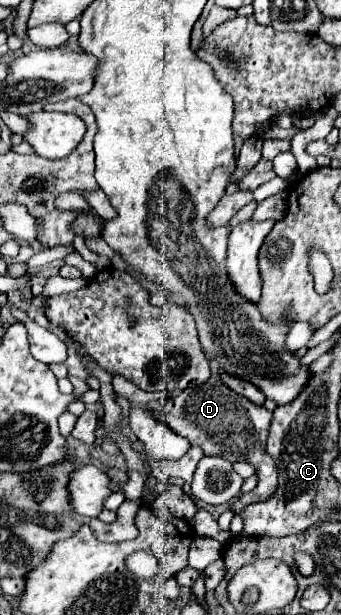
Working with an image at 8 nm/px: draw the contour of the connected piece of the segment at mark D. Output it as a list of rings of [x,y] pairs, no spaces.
[[[213,374],[203,386],[185,388],[179,392],[173,392],[171,398],[157,402],[153,408],[155,416],[161,418],[173,432],[187,438],[193,446],[203,448],[205,456],[223,456],[229,462],[249,462],[257,470],[257,486],[248,493],[243,493],[237,498],[232,506],[232,511],[239,515],[239,512],[249,504],[257,500],[267,500],[275,488],[277,488],[277,466],[273,458],[265,452],[269,426],[273,414],[263,408],[255,406],[247,398],[235,394],[229,390],[217,374]]]

